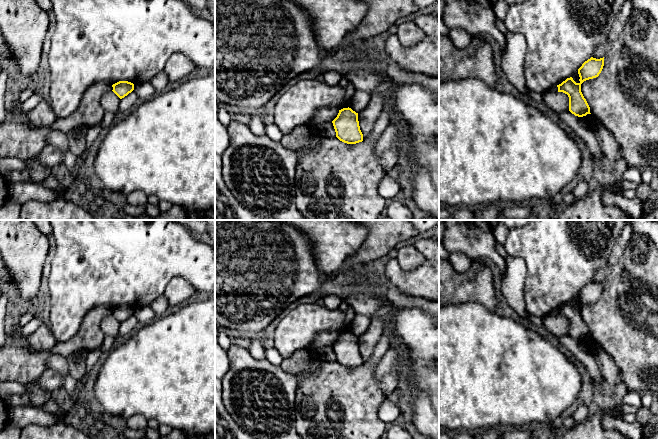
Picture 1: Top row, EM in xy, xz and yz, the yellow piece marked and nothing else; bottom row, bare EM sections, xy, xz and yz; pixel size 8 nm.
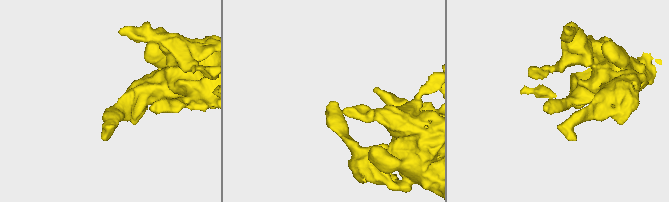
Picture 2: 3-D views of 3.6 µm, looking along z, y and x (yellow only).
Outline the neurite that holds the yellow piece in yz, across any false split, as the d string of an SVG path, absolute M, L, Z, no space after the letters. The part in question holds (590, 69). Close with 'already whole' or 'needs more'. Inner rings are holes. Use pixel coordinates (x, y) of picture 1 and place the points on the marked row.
M591 57L585 61L578 69L579 83L576 83L572 77L567 78L561 84L557 85L558 92L563 92L569 97L569 111L578 117L586 116L590 113L590 107L581 92L581 84L589 79L599 76L604 66L604 57L596 59Z | already whole

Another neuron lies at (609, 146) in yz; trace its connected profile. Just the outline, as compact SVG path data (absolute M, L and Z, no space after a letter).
M594 119L593 131L603 154L611 160L622 159L622 149L612 133L598 120Z

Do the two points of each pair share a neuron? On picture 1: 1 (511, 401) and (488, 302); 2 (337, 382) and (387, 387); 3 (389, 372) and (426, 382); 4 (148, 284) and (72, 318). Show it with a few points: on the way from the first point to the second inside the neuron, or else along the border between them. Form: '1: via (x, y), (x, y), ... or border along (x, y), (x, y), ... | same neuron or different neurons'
1: border along (468, 301), (479, 303), (494, 311) | different neurons
2: border along (378, 362), (375, 368), (375, 381), (386, 397) | different neurons
3: border along (404, 367), (402, 375) | different neurons
4: via (129, 284), (104, 284), (89, 299) | same neuron

